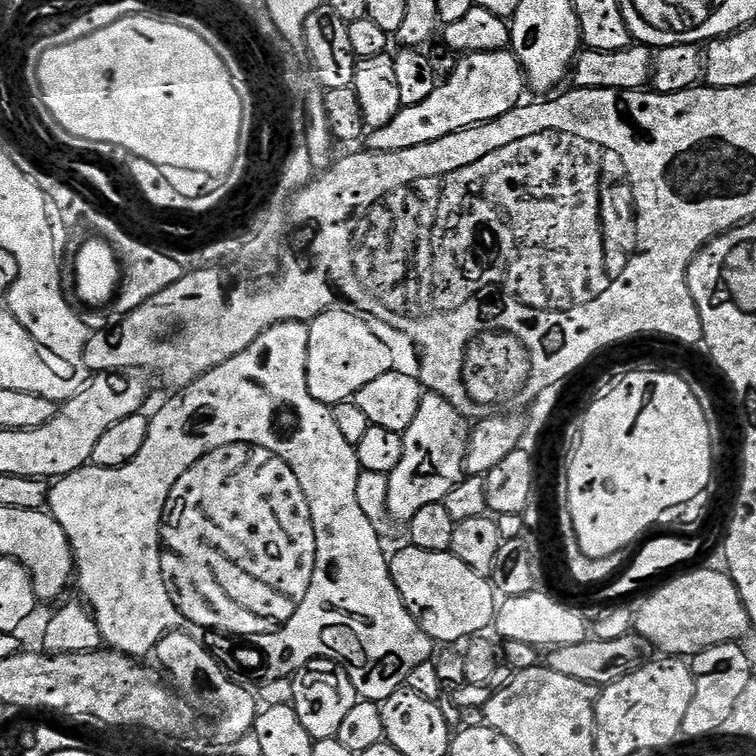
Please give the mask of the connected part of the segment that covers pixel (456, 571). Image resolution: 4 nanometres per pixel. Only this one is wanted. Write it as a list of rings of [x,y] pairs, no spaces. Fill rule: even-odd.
[[[405,546],[401,552],[391,553],[388,569],[394,578],[394,586],[398,586],[398,594],[402,594],[402,602],[410,610],[412,617],[422,626],[429,638],[440,646],[456,646],[469,638],[479,637],[483,628],[491,629],[498,607],[498,596],[494,591],[489,577],[474,574],[460,558],[450,550],[435,552],[434,550],[418,550]]]

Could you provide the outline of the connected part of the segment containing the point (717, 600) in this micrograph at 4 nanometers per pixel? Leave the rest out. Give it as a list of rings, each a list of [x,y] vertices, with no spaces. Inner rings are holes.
[[[712,566],[699,568],[697,572],[680,576],[669,584],[662,584],[641,600],[644,601],[641,602],[640,609],[635,609],[634,612],[635,635],[645,645],[653,644],[660,651],[657,653],[668,658],[691,658],[719,644],[740,642],[750,631],[748,615],[734,582],[729,578],[727,571],[715,572]]]

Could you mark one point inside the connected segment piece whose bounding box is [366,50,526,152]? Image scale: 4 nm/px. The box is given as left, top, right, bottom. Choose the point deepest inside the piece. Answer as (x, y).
(484, 85)

